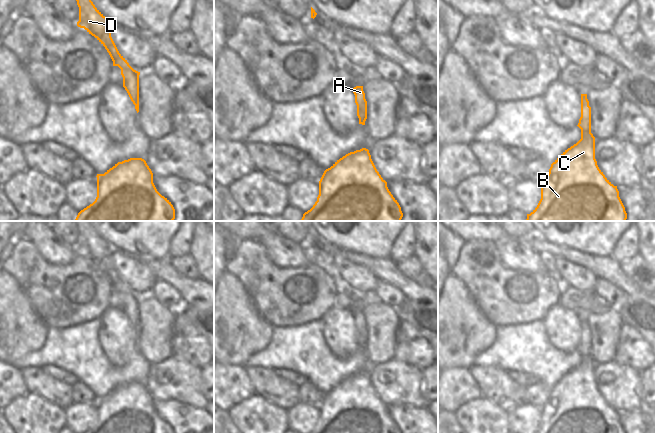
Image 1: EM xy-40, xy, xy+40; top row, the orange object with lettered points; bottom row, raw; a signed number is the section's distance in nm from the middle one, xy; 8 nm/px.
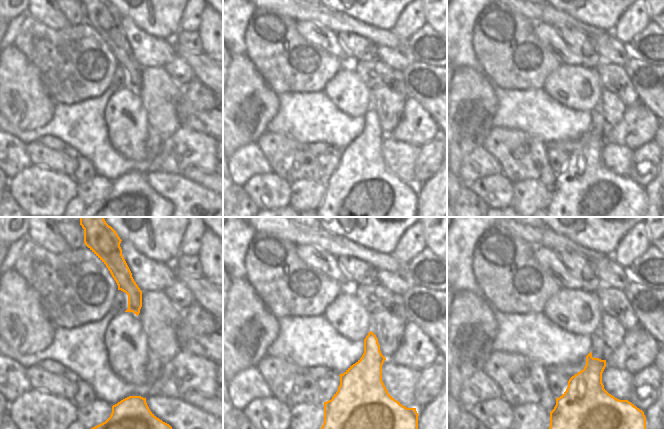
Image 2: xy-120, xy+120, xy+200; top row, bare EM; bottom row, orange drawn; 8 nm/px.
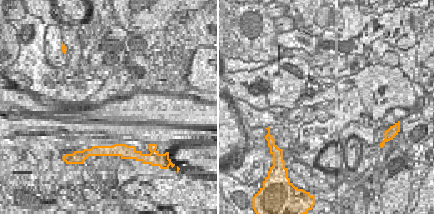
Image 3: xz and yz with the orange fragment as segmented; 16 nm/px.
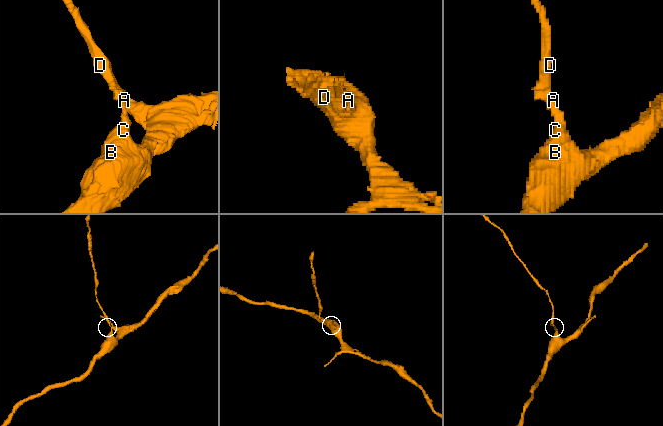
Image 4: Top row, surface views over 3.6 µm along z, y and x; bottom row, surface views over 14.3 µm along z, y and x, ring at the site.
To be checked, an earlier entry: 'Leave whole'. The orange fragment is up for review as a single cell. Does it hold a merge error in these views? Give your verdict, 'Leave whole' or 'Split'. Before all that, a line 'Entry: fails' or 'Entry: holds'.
Entry: holds
Leave whole

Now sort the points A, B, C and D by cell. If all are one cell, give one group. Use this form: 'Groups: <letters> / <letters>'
Groups: A B C D

